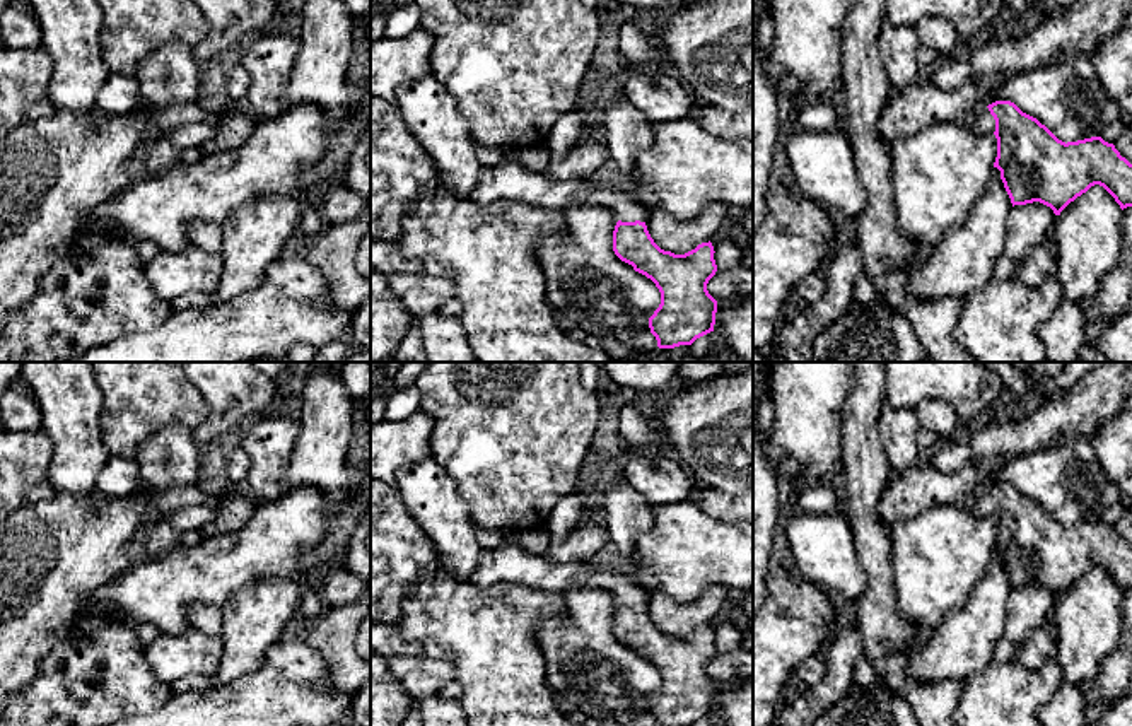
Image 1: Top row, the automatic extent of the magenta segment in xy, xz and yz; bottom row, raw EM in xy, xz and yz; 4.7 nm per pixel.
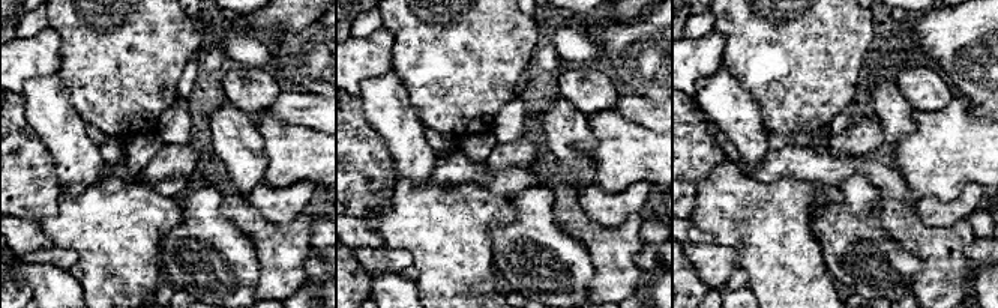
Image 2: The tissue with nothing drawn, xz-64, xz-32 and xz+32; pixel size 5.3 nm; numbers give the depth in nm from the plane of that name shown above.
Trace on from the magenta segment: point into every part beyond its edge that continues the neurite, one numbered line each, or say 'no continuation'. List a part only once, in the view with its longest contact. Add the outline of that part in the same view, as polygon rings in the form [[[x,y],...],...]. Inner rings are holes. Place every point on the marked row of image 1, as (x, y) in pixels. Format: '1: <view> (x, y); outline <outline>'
1: xz (507, 180); outline [[[511,157],[497,166],[481,166],[478,184],[470,195],[470,202],[478,205],[497,200],[524,202],[558,214],[572,205],[589,203],[610,208],[621,222],[649,219],[633,193],[616,190],[594,178],[553,181],[546,171],[528,171]]]

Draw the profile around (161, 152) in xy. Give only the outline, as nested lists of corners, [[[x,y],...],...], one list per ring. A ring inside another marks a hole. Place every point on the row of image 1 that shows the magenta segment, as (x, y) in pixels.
[[[207,121],[188,123],[171,133],[150,137],[137,152],[135,162],[142,174],[155,176],[181,162],[184,150],[203,147],[215,135]]]

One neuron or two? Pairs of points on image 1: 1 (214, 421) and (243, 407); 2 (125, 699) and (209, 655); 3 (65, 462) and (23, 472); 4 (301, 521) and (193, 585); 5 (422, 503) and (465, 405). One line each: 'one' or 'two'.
1: one
2: two
3: two
4: one
5: two

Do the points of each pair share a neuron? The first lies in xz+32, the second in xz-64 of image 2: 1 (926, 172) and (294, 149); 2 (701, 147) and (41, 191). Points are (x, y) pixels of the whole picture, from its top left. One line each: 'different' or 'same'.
1: same
2: same

